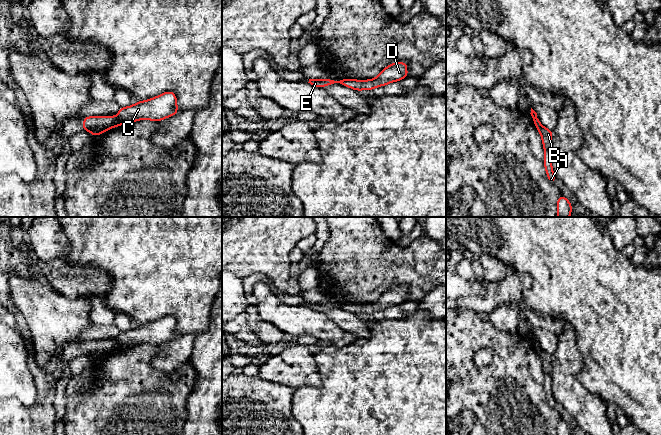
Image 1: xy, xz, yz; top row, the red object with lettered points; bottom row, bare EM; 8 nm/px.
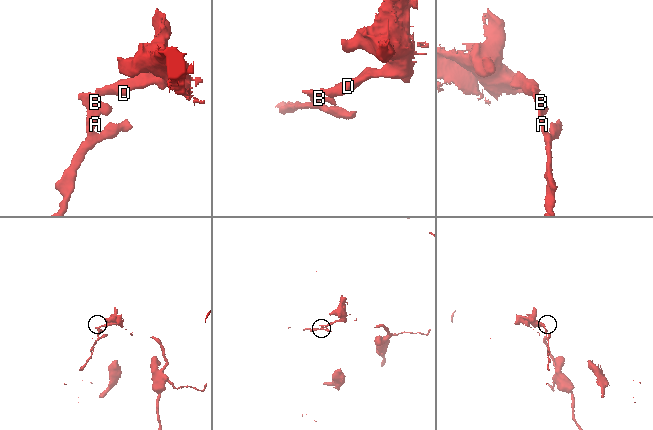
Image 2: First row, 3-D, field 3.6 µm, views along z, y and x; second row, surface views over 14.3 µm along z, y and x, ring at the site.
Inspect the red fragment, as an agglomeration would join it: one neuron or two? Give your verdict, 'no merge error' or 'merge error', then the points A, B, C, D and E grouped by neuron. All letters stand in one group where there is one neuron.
merge error; groups A B E / C D

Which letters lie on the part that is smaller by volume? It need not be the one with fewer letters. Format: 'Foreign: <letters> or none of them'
Foreign: A, B, E

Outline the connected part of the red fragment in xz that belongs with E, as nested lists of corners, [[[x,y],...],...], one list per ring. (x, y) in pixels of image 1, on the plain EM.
[[[309,303],[309,306],[311,309],[315,311],[323,312],[327,309],[334,309],[334,308],[342,308],[342,304],[333,304],[333,303]]]

